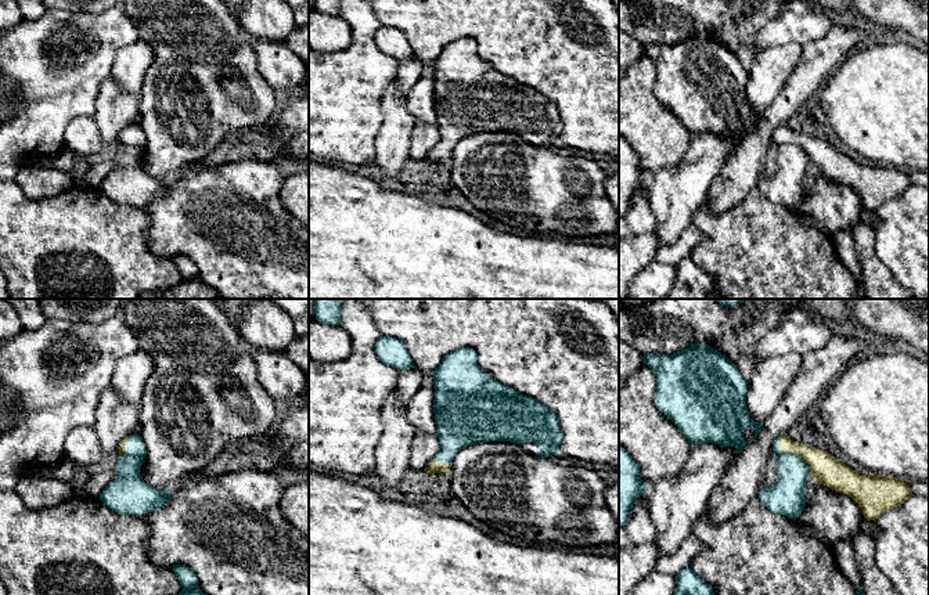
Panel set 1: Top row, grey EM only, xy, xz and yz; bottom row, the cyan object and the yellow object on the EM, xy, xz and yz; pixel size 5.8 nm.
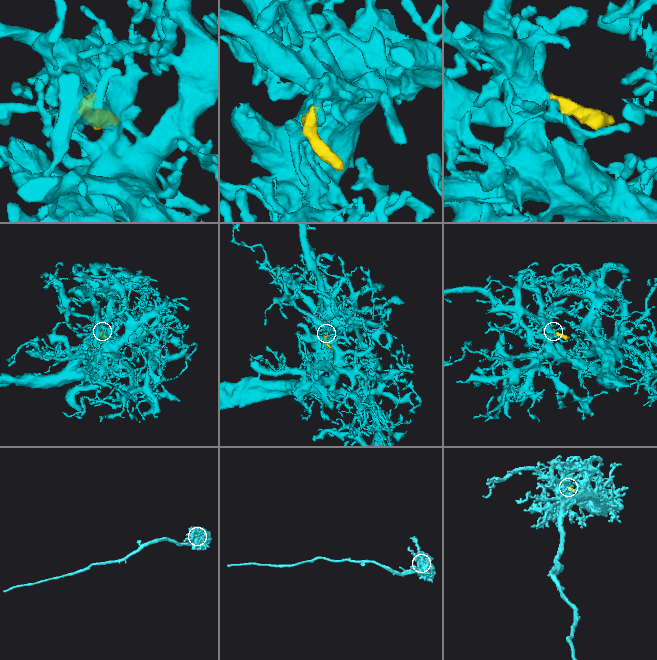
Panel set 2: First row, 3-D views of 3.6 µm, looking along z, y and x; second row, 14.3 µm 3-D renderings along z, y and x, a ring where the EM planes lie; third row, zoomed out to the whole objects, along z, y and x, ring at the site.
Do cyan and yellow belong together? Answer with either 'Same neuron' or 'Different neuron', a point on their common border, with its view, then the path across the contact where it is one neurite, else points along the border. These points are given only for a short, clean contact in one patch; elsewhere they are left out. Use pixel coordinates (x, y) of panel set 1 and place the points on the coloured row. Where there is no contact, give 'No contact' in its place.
Same neuron. Touches cyan at yz (794, 454). Path across: yz (787, 496), (792, 476), (794, 454), (825, 469)

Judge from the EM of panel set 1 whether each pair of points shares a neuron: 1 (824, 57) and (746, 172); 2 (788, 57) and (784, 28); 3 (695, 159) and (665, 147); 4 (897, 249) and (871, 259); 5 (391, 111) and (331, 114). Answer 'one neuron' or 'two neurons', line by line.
1: one neuron
2: two neurons
3: two neurons
4: two neurons
5: two neurons

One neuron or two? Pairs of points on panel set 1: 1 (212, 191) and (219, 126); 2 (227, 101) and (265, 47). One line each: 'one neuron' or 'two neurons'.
1: two neurons
2: two neurons

